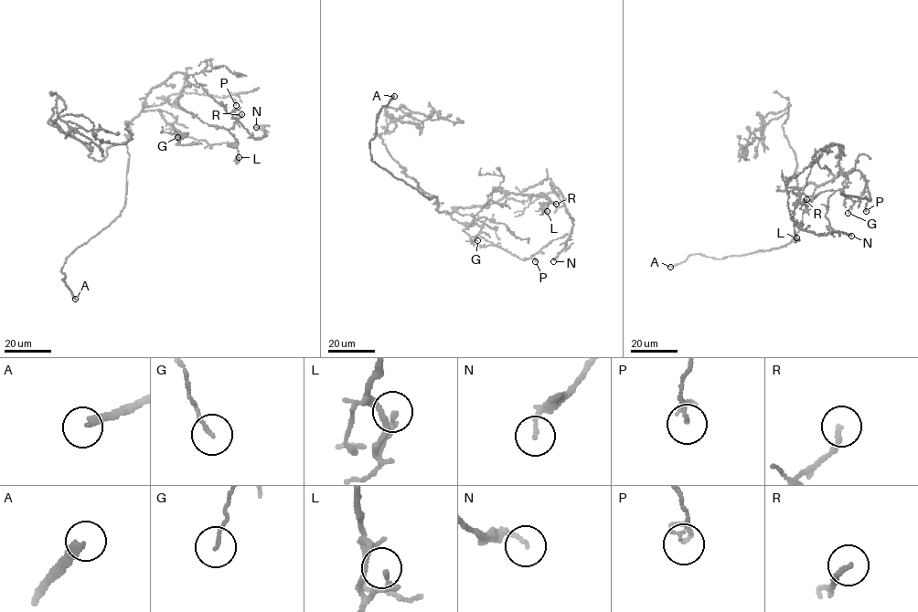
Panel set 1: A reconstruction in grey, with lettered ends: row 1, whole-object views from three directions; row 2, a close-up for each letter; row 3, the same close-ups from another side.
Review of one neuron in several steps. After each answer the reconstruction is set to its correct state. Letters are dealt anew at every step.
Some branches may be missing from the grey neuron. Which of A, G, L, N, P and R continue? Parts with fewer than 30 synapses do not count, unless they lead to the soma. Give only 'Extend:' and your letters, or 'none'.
Extend: A

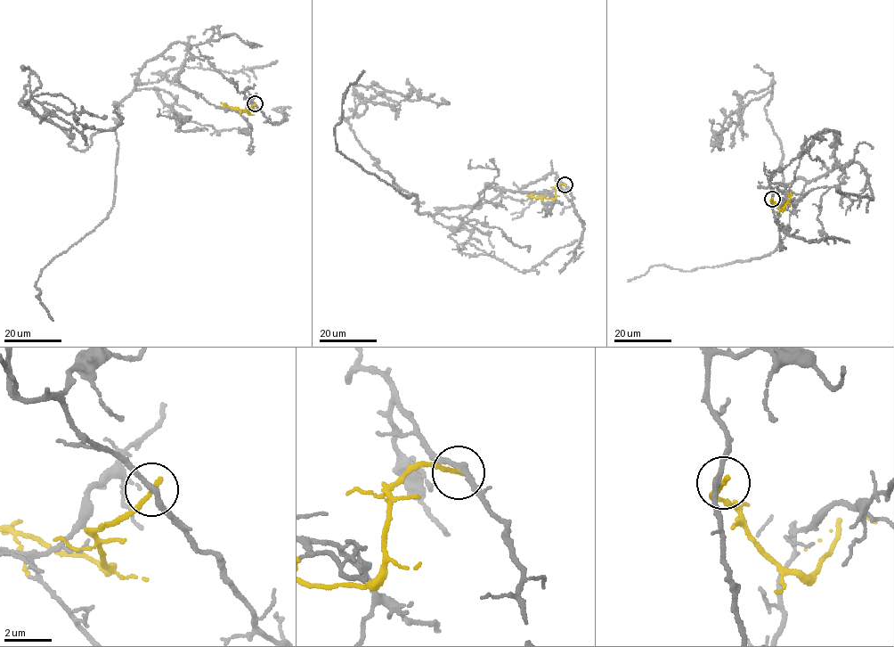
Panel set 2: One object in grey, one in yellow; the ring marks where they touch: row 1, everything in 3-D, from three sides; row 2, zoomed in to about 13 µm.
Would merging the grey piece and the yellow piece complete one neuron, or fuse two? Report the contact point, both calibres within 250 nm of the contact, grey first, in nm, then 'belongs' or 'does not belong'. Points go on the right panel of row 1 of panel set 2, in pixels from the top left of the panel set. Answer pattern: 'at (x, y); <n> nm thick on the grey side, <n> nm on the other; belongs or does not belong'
at (772, 199); 240 nm thick on the grey side, 240 nm on the other; does not belong

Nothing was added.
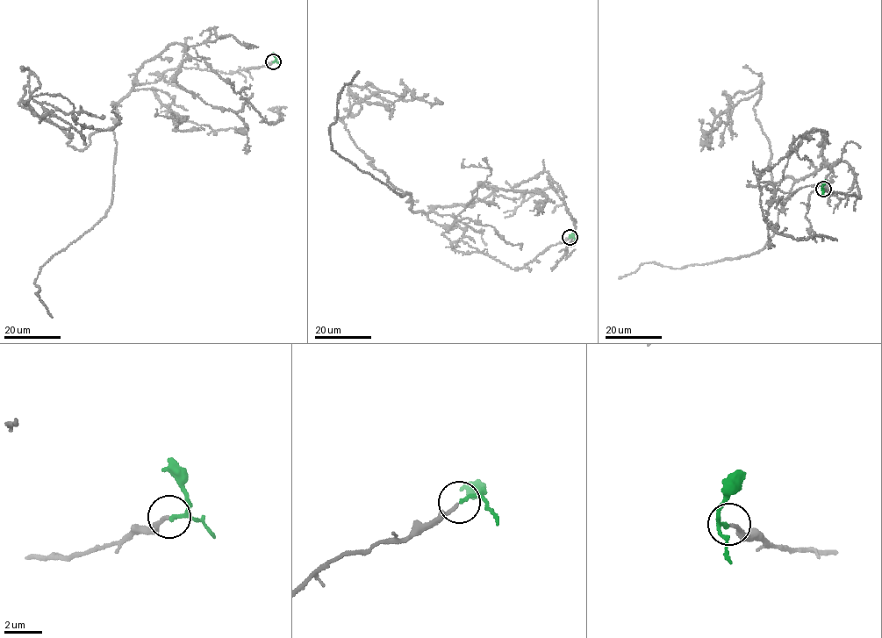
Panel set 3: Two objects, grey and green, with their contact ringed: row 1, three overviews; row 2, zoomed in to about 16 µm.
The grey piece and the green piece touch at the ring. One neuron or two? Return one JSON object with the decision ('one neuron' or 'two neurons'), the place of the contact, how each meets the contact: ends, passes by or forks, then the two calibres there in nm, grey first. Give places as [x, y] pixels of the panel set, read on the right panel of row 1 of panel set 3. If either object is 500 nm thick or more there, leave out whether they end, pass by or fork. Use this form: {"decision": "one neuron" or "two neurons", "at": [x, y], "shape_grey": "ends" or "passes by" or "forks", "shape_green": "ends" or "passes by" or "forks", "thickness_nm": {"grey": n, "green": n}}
{"decision": "one neuron", "at": [823, 189], "shape_grey": "ends", "shape_green": "ends", "thickness_nm": {"grey": 200, "green": 200}}

